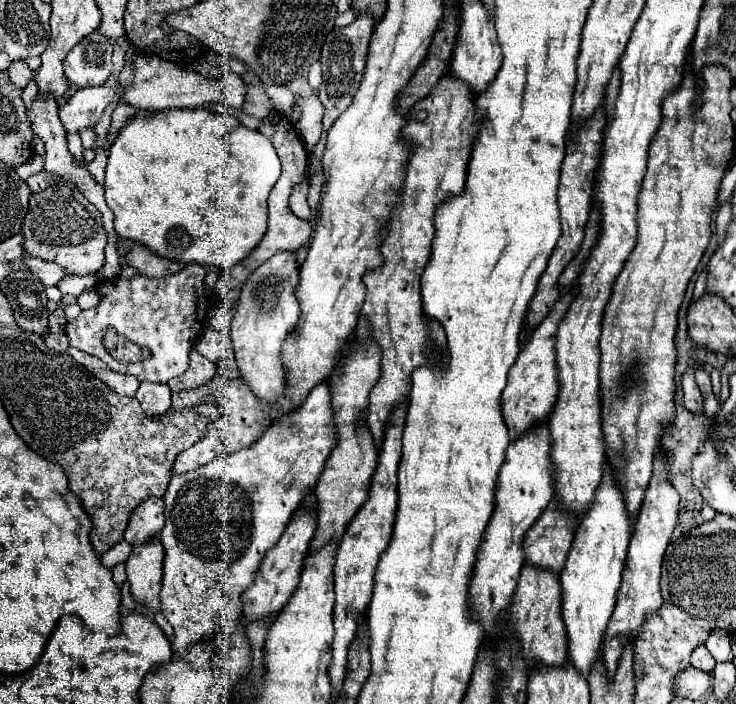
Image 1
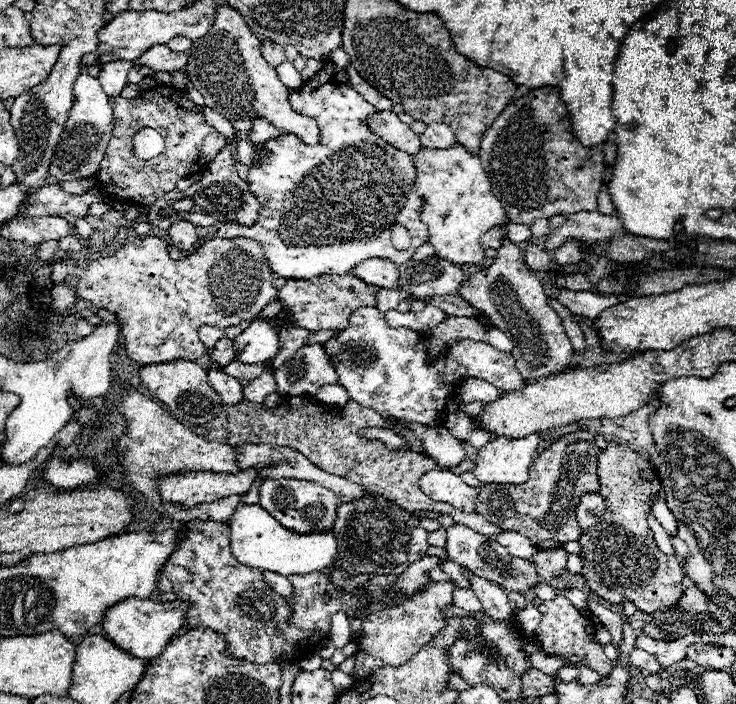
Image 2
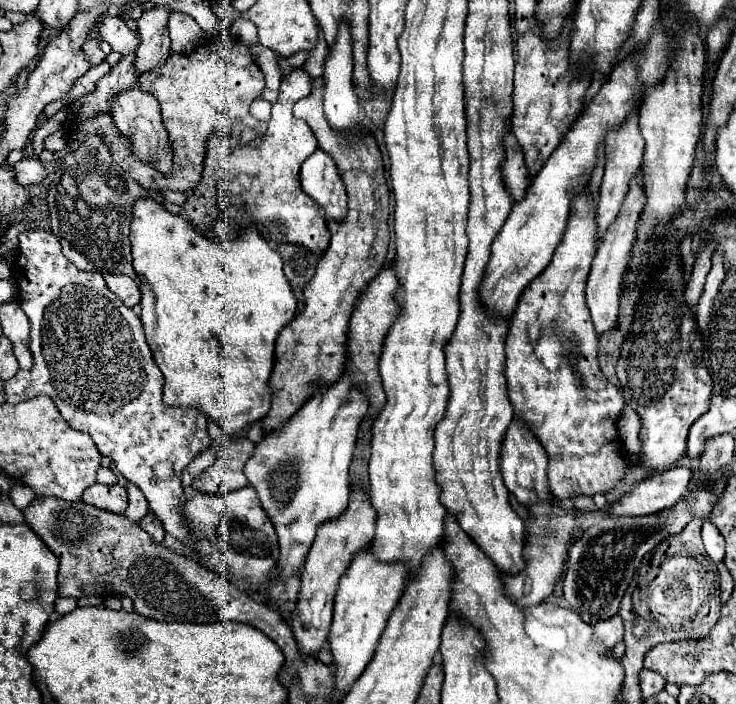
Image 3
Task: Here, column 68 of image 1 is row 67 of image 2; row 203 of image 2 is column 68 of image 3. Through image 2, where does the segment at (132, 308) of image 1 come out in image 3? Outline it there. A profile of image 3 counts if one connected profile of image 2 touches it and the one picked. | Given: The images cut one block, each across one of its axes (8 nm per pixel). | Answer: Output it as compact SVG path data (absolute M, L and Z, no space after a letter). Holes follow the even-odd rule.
M30 230L20 234L20 254L16 260L14 278L18 280L22 310L32 322L30 350L34 356L34 366L30 370L18 370L14 378L4 382L6 402L20 404L40 394L50 396L64 420L74 430L90 434L100 454L112 458L116 470L144 492L150 510L162 520L164 530L190 542L188 528L184 526L180 512L176 512L184 502L180 474L200 450L210 446L206 414L198 408L172 408L162 402L162 372L146 344L138 314L108 290L102 274L78 270L62 254L62 246L50 230ZM158 462L172 464L172 480L160 480L154 474L154 466Z

